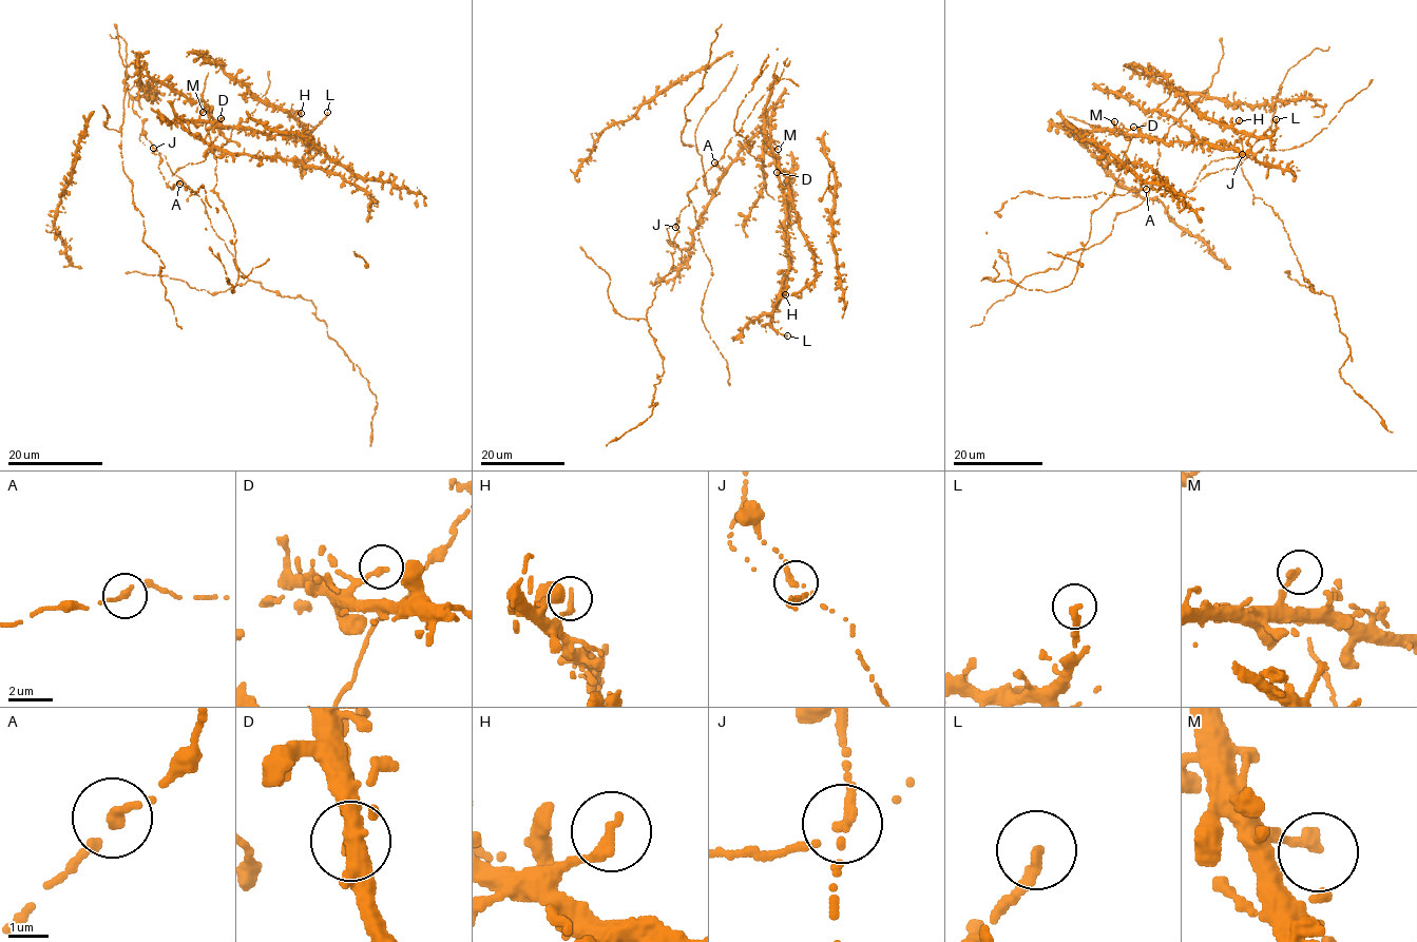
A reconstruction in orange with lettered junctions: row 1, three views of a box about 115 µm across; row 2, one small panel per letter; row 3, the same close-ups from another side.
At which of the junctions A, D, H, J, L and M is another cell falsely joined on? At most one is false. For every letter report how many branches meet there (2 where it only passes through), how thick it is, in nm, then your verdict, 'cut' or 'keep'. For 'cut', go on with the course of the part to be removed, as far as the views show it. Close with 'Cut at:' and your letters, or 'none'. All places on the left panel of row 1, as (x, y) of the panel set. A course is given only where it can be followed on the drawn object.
A: branches 1; calibre 300 nm; keep
D: branches 1; calibre 280 nm; keep
H: branches 1; calibre 320 nm; keep
J: branches 1; calibre 320 nm; cut; course (153, 148), (198, 194), (210, 226), (243, 275), (283, 296), (312, 303), (328, 335), (376, 396), (369, 445)
L: branches 1; calibre 320 nm; keep
M: branches 1; calibre 320 nm; keep
Cut at: J

